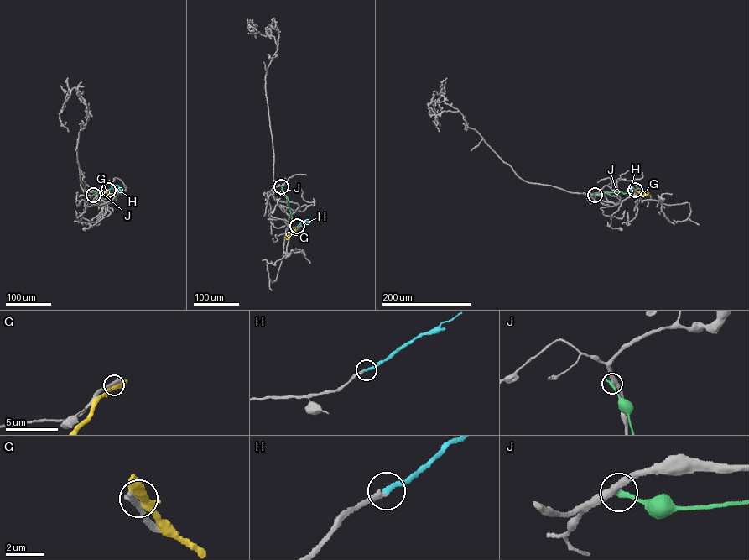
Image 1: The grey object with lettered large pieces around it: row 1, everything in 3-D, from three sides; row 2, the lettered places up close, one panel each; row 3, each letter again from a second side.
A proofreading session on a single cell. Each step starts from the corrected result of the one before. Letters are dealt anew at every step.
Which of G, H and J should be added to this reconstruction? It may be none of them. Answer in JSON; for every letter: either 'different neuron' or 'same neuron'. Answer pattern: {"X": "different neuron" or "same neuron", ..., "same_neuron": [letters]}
{"G": "different neuron", "H": "same neuron", "J": "different neuron", "same_neuron": ["H"]}

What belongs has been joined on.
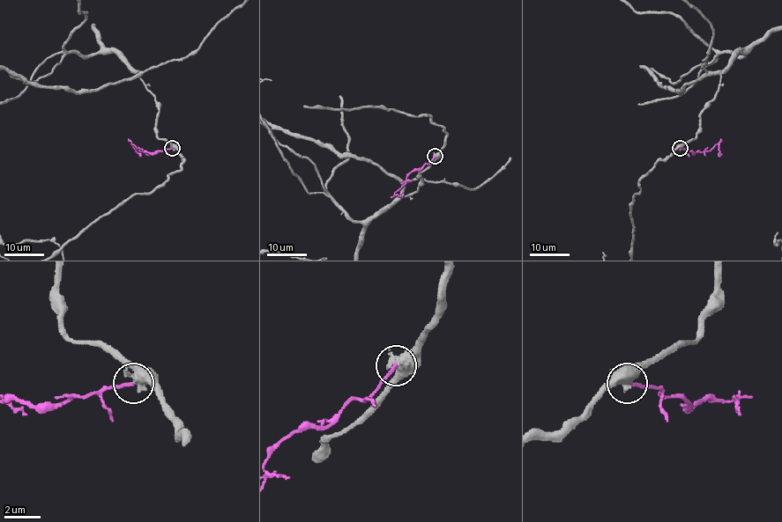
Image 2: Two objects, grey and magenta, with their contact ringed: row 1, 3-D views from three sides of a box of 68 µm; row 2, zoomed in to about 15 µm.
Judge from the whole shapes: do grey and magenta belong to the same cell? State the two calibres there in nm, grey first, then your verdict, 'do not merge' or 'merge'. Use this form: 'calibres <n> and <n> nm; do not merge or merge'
calibres 500 and 180 nm; do not merge

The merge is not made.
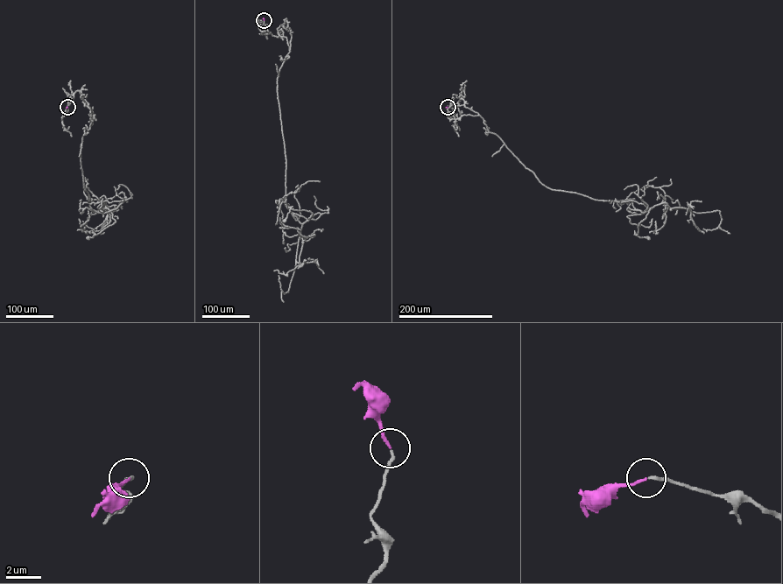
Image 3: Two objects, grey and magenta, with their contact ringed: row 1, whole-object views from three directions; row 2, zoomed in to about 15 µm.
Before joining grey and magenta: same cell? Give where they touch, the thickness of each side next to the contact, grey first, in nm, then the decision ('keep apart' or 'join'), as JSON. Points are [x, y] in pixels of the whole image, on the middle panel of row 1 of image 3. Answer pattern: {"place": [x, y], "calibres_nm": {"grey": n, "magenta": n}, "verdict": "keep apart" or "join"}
{"place": [264, 20], "calibres_nm": {"grey": 140, "magenta": 130}, "verdict": "join"}

